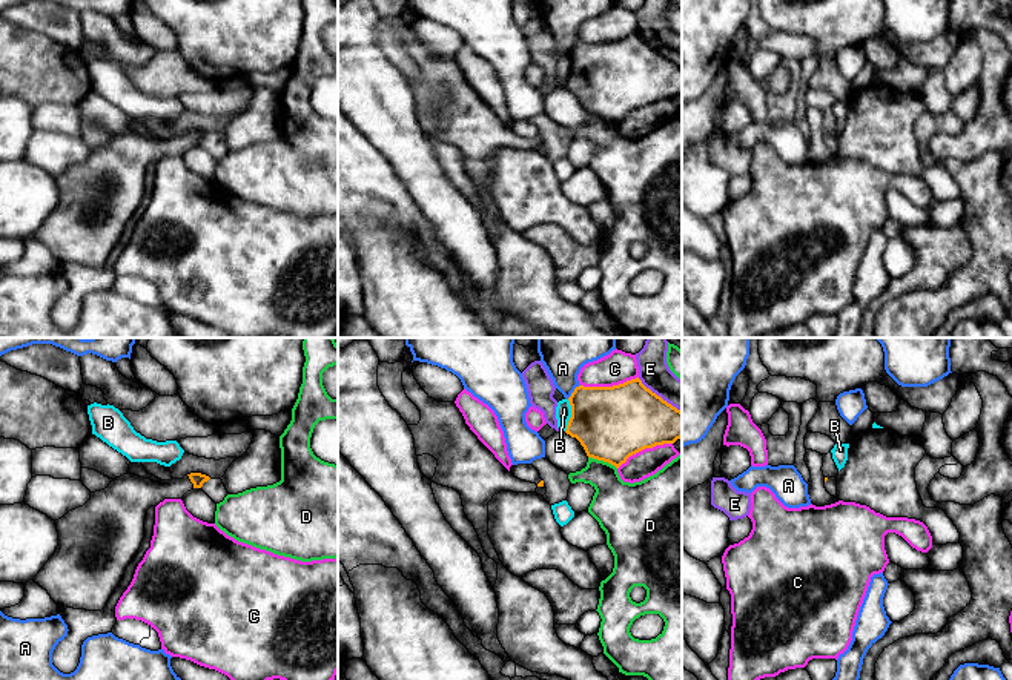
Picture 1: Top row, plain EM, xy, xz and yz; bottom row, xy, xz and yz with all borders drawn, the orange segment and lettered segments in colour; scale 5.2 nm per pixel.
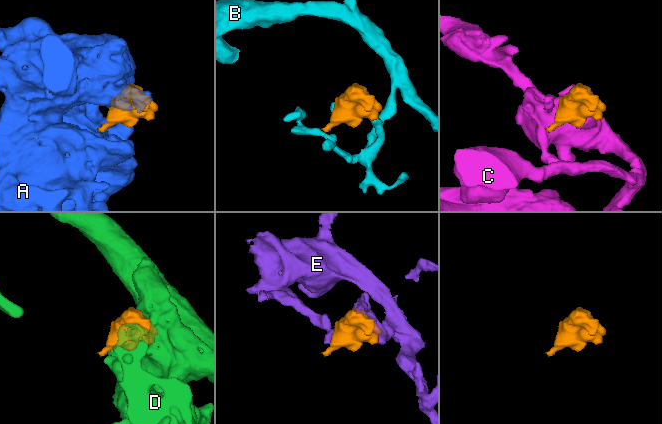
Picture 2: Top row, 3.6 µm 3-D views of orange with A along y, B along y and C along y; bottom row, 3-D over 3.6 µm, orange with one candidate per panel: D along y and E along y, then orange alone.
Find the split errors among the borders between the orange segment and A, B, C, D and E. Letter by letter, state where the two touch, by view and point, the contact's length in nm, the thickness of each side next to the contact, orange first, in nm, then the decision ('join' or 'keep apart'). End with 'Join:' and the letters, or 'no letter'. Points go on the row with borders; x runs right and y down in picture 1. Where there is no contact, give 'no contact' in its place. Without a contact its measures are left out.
A: contact xz (573, 392); length 100 nm; calibres 380 and 280 nm; keep apart
B: contact xz (572, 415); length 170 nm; calibres 380 and 80 nm; keep apart
C: contact xz (608, 387); length 300 nm; calibres 380 and 170 nm; keep apart
D: contact xz (602, 459); length 170 nm; calibres 380 and 260 nm; keep apart
E: contact xz (659, 396); length 300 nm; calibres 380 and 160 nm; keep apart
Join: no letter

